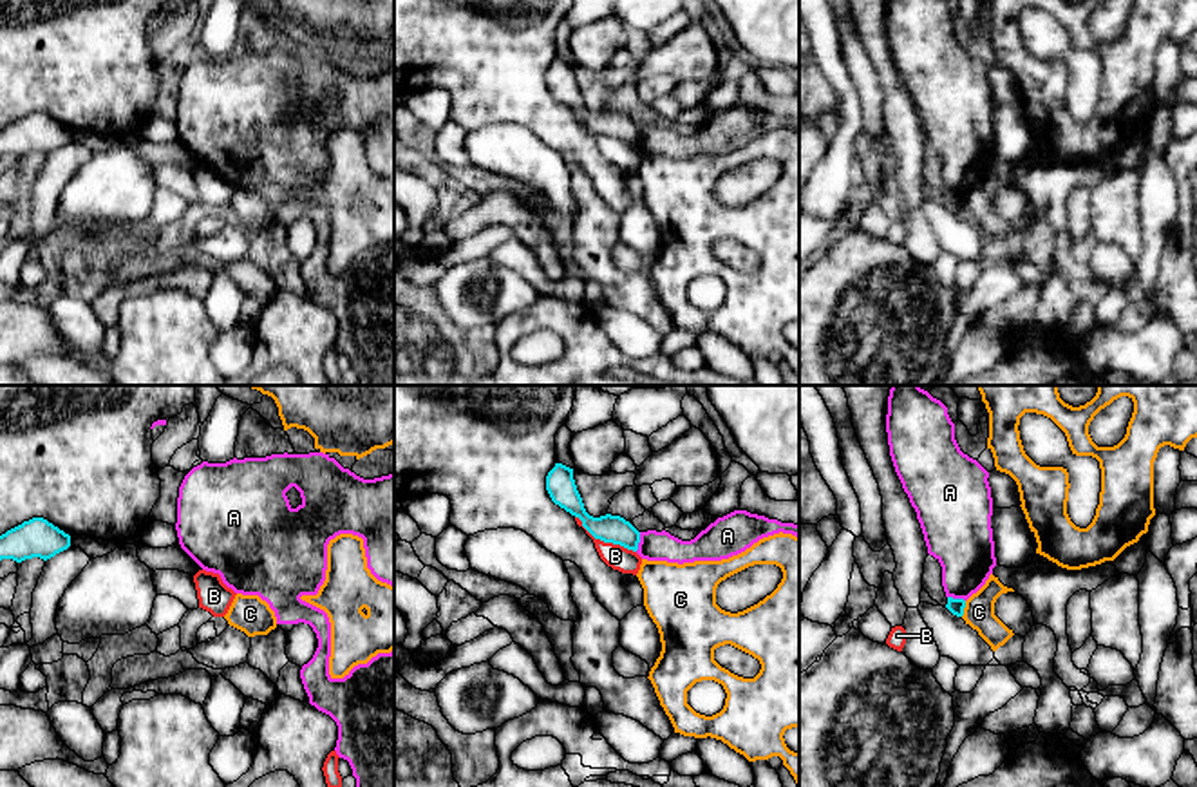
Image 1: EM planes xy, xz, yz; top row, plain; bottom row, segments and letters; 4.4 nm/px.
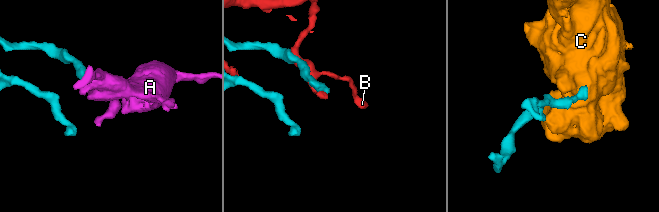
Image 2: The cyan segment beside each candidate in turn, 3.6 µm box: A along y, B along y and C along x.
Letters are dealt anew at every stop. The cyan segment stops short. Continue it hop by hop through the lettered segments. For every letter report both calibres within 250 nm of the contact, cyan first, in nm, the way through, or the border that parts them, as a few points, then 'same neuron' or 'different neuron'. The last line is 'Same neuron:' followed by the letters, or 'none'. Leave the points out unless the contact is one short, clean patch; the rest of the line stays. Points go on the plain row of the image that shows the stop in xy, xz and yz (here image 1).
A: 130 nm thick on the cyan side, 130 nm on the other; border along xz (640, 127), (635, 145); different neuron
B: 130 nm thick on the cyan side, 110 nm on the other; different neuron
C: 70 nm thick on the cyan side, 140 nm on the other; border along yz (966, 196), (961, 210); different neuron
Same neuron: none

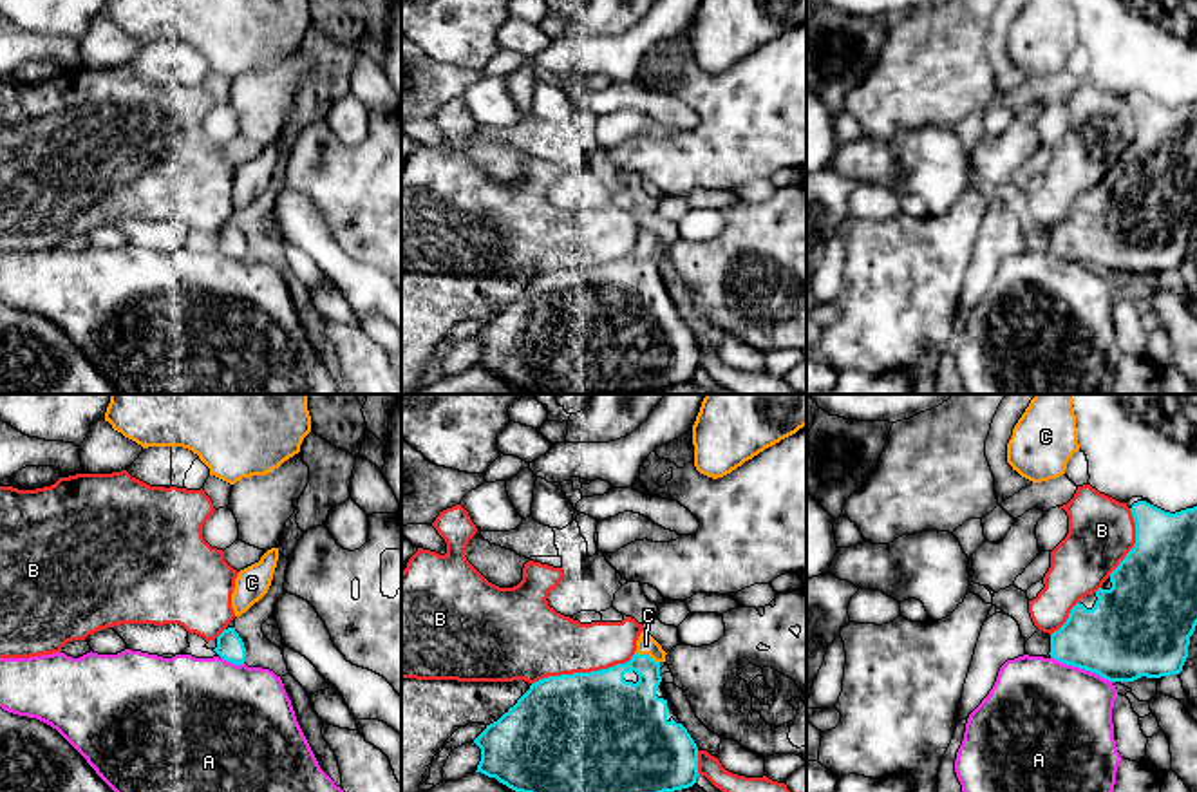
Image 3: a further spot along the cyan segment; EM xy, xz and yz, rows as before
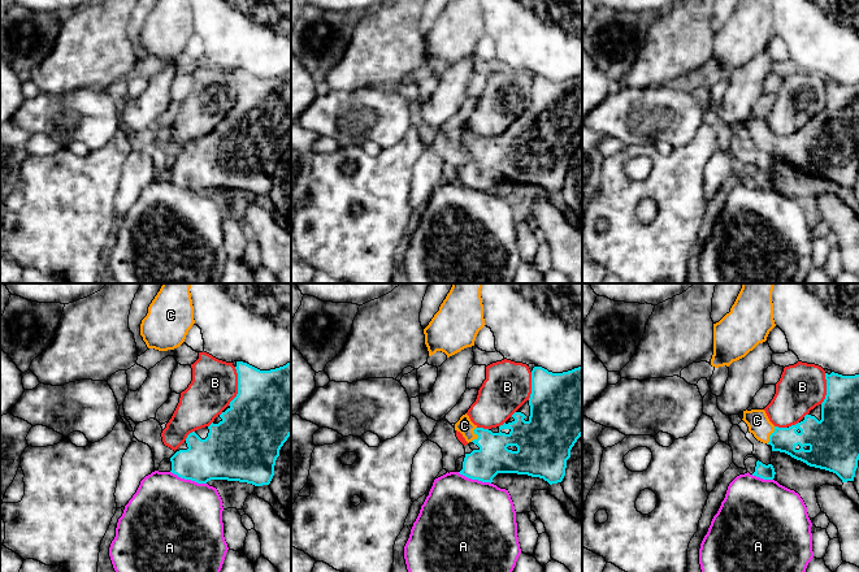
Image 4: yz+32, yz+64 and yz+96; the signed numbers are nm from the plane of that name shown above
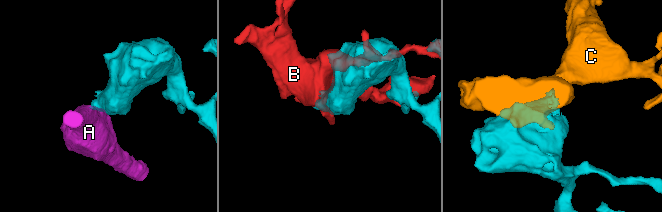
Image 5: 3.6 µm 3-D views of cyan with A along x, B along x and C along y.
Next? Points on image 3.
A: 380 nm thick on the cyan side, 480 nm on the other; border along yz (1051, 250), (1062, 257), (1094, 266), (1111, 277); different neuron
B: 500 nm thick on the cyan side, 320 nm on the other; different neuron
C: 240 nm thick on the cyan side, 90 nm on the other; runs through xz (633, 304), (648, 279), (648, 250), (646, 239); same neuron
Same neuron: C

